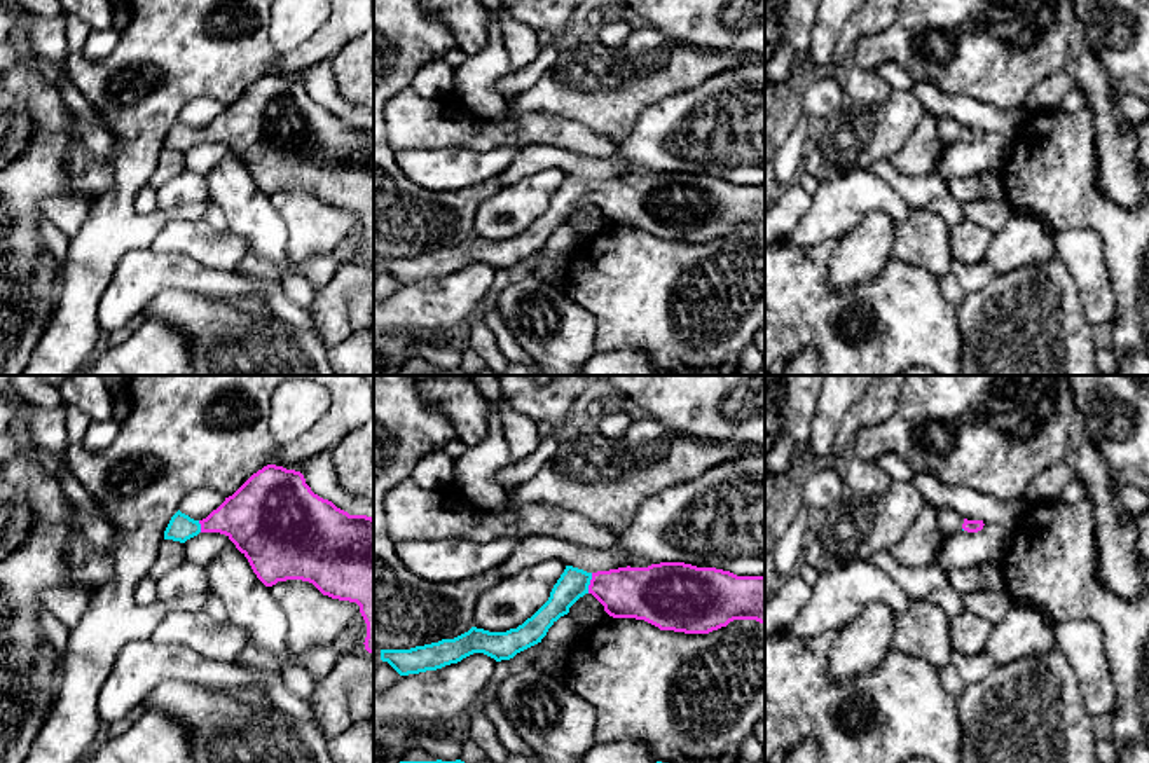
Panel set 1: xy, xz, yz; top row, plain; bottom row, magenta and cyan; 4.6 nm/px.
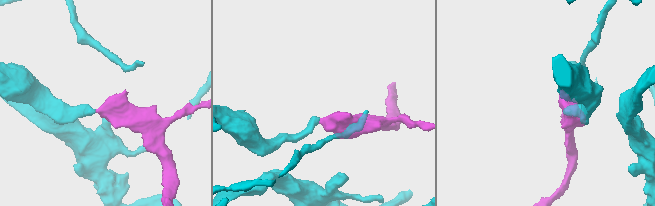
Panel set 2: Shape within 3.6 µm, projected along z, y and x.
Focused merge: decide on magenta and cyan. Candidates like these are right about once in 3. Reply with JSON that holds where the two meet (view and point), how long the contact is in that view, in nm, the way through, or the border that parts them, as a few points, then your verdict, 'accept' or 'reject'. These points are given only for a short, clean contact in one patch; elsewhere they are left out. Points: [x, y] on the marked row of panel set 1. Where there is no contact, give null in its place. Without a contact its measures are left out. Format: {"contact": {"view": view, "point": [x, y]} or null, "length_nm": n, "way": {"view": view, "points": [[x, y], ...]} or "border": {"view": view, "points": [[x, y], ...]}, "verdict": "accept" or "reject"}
{"contact": {"view": "xz", "point": [591, 584]}, "length_nm": 100, "way": {"view": "xz", "points": [[627, 592], [591, 584], [573, 584]]}, "verdict": "accept"}

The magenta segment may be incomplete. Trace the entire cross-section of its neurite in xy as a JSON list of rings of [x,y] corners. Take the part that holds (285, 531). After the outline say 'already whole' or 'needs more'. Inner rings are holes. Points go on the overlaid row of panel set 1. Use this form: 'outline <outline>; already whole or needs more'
outline [[[267,464],[253,473],[206,519],[194,520],[180,510],[171,517],[164,540],[185,543],[199,533],[225,534],[248,559],[257,578],[272,587],[302,580],[323,595],[356,602],[367,623],[365,650],[374,655],[374,519],[349,515],[320,498],[300,471]]]; needs more

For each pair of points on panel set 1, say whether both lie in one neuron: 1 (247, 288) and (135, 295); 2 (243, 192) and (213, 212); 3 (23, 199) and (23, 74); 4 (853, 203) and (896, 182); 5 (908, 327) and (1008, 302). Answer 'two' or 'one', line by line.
1: one
2: two
3: one
4: two
5: two

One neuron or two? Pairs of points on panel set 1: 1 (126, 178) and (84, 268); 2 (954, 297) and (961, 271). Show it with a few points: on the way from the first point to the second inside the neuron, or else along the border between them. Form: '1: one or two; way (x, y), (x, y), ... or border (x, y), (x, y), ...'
1: one; way (117, 201), (112, 213), (112, 229), (100, 245)
2: two; border (950, 271), (966, 294)

